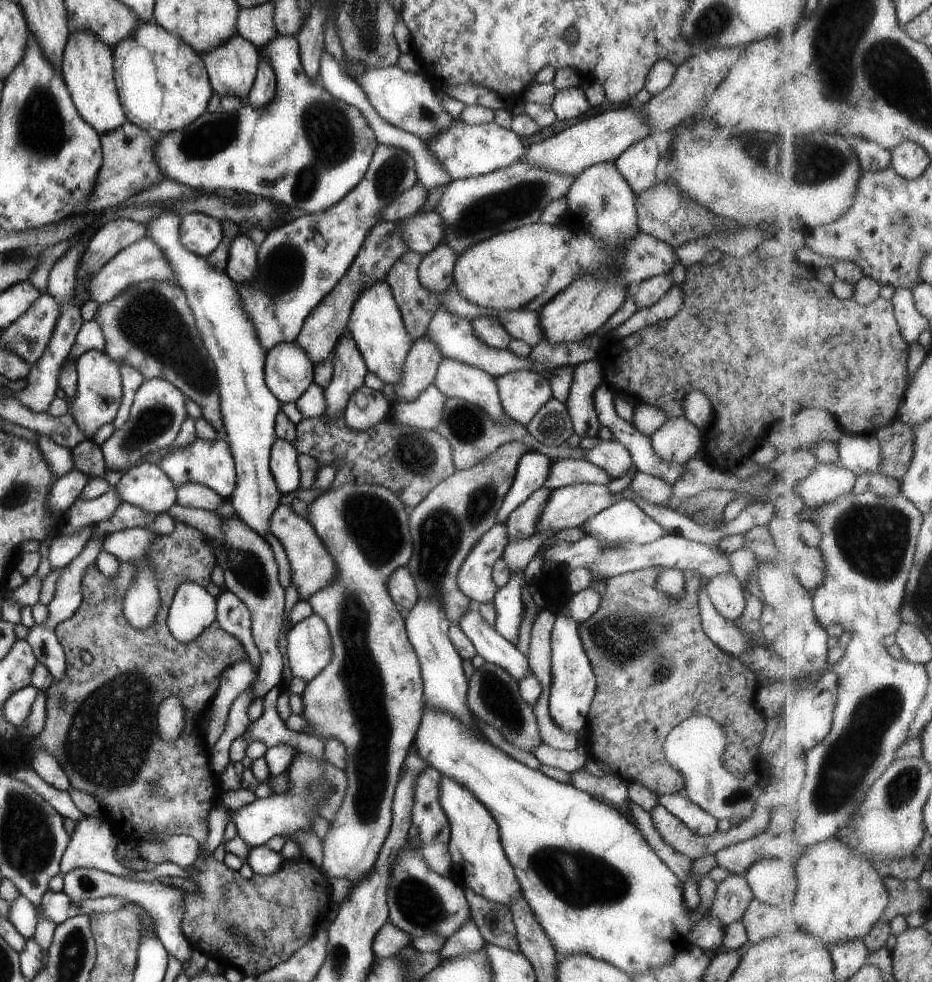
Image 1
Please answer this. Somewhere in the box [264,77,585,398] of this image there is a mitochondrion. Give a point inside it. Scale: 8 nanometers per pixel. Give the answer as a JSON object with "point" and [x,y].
{"point":[331,133]}

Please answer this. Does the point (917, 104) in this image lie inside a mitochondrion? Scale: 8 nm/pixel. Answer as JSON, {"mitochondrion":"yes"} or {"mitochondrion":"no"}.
{"mitochondrion":"yes"}

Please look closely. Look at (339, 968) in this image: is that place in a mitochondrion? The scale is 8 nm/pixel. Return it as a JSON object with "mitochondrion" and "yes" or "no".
{"mitochondrion":"yes"}

